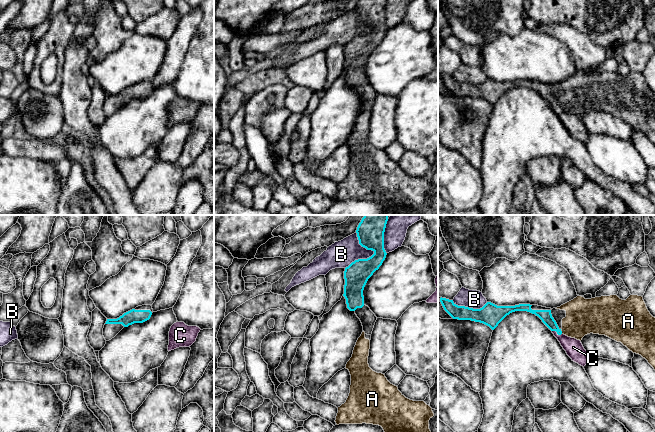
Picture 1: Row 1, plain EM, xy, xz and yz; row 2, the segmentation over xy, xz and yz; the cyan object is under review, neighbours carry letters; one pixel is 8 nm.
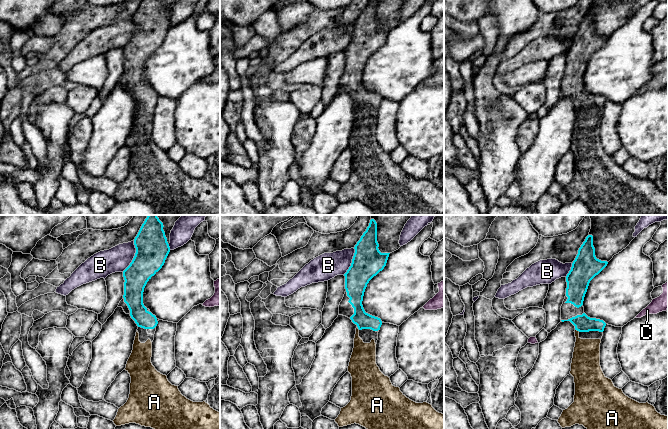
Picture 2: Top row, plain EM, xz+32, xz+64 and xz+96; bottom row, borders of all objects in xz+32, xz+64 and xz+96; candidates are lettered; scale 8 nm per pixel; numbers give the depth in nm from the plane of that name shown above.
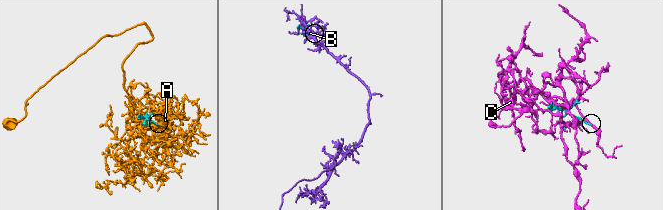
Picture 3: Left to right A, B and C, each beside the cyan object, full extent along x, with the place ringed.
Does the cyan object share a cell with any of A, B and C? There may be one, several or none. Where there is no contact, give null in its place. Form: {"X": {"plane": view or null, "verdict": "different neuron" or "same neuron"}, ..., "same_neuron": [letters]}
{"A": {"plane": "yz", "verdict": "same neuron"}, "B": {"plane": "xz", "verdict": "different neuron"}, "C": {"plane": "yz", "verdict": "different neuron"}, "same_neuron": ["A"]}

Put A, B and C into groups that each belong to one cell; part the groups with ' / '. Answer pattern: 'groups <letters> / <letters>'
groups A / B / C

